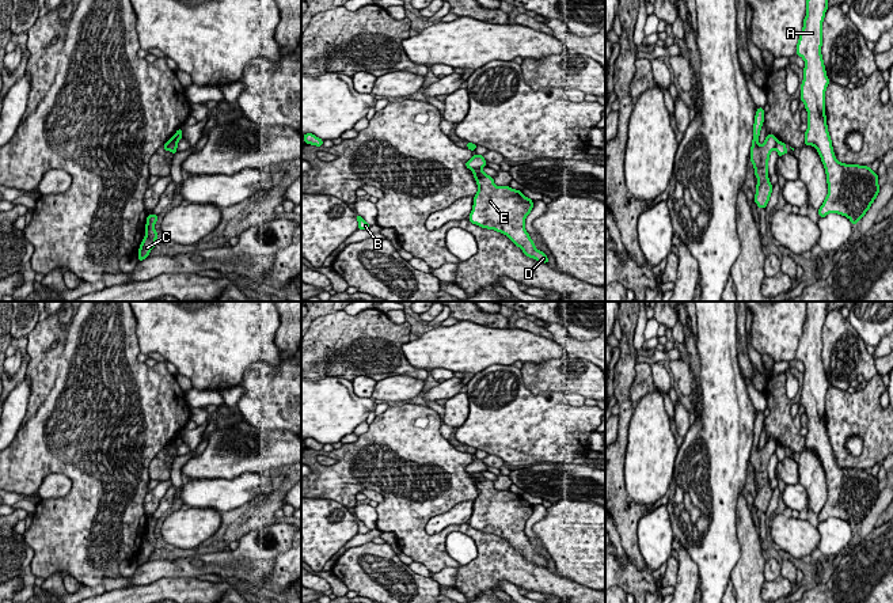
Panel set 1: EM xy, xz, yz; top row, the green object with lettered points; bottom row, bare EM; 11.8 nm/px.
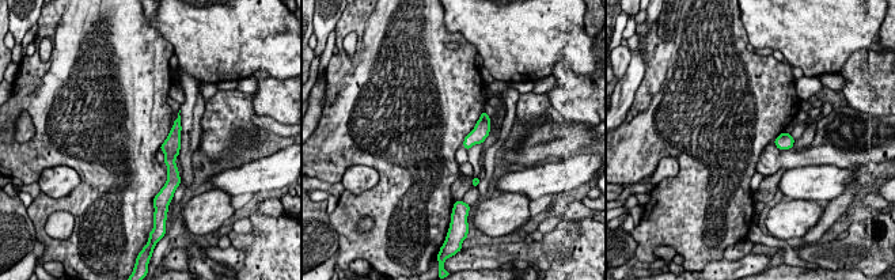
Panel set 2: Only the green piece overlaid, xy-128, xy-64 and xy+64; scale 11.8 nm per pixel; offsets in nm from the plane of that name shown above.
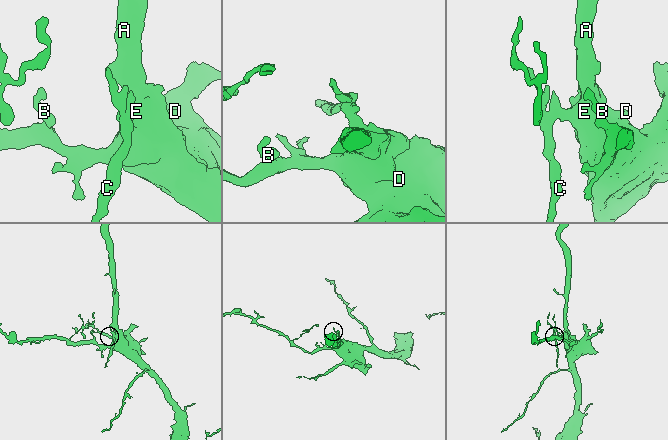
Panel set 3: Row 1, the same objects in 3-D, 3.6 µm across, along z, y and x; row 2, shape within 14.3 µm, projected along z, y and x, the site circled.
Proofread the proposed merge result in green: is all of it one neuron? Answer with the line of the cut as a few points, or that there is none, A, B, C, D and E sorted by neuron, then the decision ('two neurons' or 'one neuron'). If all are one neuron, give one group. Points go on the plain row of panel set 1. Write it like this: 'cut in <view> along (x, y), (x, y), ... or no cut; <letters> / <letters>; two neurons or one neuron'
cut in xz along (481, 471), (471, 474); A B D E / C; two neurons

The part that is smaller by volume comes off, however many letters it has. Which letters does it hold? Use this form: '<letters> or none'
C

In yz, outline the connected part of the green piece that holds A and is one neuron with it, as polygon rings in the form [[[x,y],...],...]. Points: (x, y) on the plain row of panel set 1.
[[[808,302],[806,321],[797,348],[797,360],[805,365],[799,402],[808,416],[803,448],[817,454],[826,478],[828,498],[818,512],[818,520],[837,517],[856,530],[881,492],[877,477],[869,470],[840,467],[833,456],[825,420],[825,395],[831,386],[821,359],[826,314],[828,302]]]

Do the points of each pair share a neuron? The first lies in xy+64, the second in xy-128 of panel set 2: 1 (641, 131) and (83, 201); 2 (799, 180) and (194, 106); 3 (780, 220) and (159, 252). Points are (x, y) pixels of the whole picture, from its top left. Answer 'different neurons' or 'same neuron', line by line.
1: same neuron
2: different neurons
3: different neurons

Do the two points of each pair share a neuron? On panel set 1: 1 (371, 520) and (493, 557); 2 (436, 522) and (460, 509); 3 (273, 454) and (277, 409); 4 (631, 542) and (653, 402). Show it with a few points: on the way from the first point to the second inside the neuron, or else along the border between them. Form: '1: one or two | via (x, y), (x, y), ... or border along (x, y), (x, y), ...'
1: two | border along (375, 508), (376, 527)
2: one | via (441, 522), (455, 515)
3: two | border along (250, 423), (258, 428), (287, 429)
4: two | border along (624, 474), (626, 493), (641, 505)

